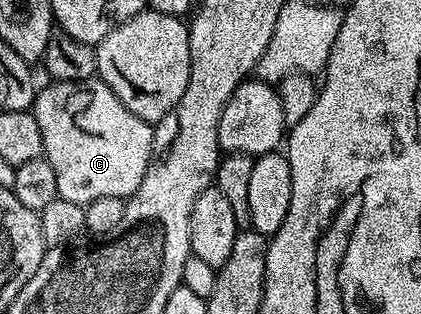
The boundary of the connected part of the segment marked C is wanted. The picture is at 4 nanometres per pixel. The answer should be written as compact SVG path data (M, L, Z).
M98 78L48 82L35 93L34 115L42 129L43 159L54 166L58 178L58 197L66 202L89 204L94 198L130 197L138 190L152 157L153 125L130 114L126 106Z

